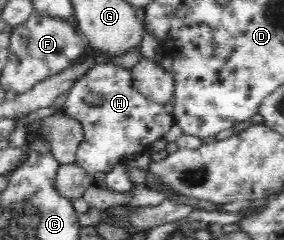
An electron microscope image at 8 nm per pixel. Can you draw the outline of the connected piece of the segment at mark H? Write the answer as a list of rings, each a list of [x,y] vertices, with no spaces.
[[[100,63],[87,70],[68,90],[62,112],[76,118],[84,127],[84,138],[76,152],[76,163],[89,175],[95,172],[110,172],[110,169],[127,157],[150,152],[152,142],[163,138],[175,124],[174,117],[166,112],[162,103],[144,96],[134,88],[130,69],[114,63]]]

